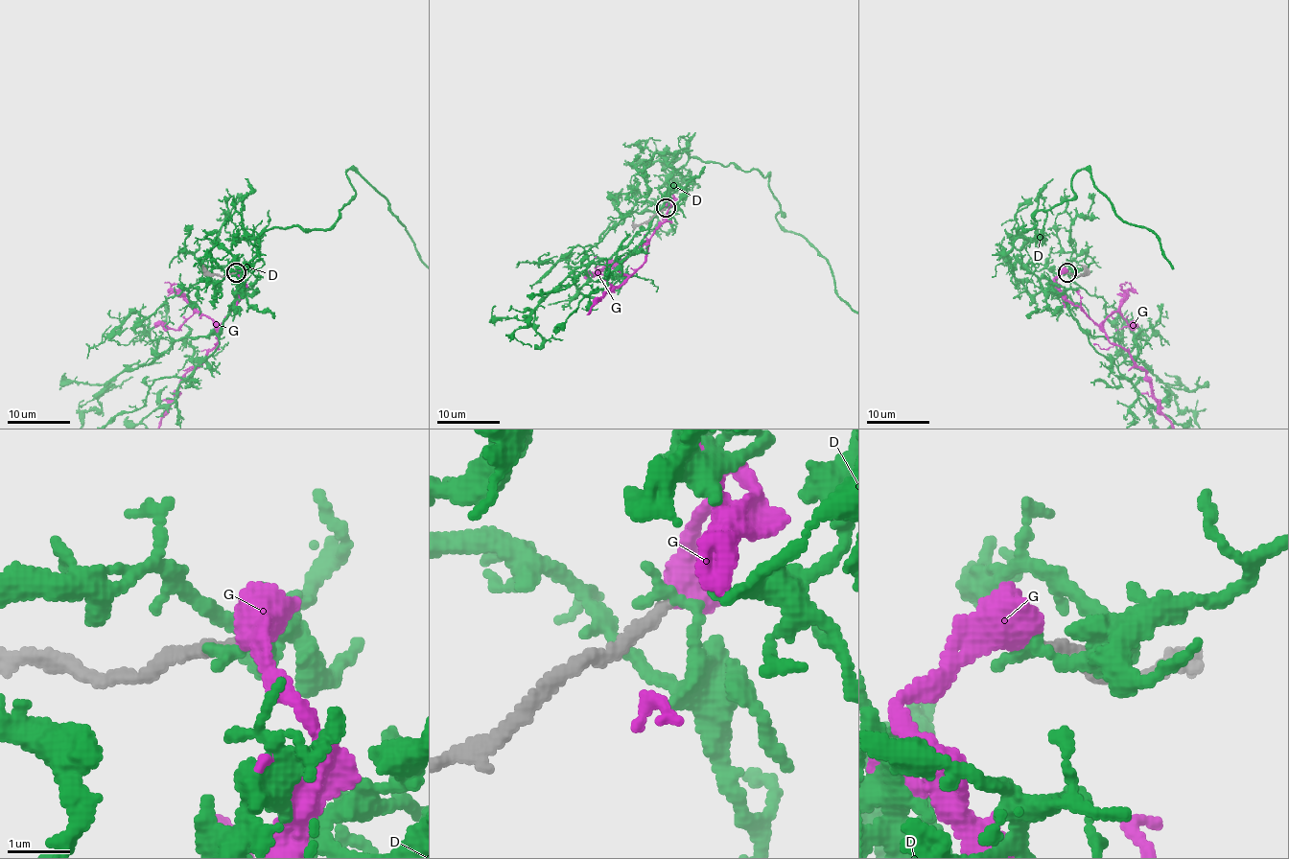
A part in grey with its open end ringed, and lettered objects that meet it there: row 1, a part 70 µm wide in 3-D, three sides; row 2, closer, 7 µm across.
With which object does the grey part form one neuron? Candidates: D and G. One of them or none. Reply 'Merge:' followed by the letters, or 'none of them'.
Merge: G

